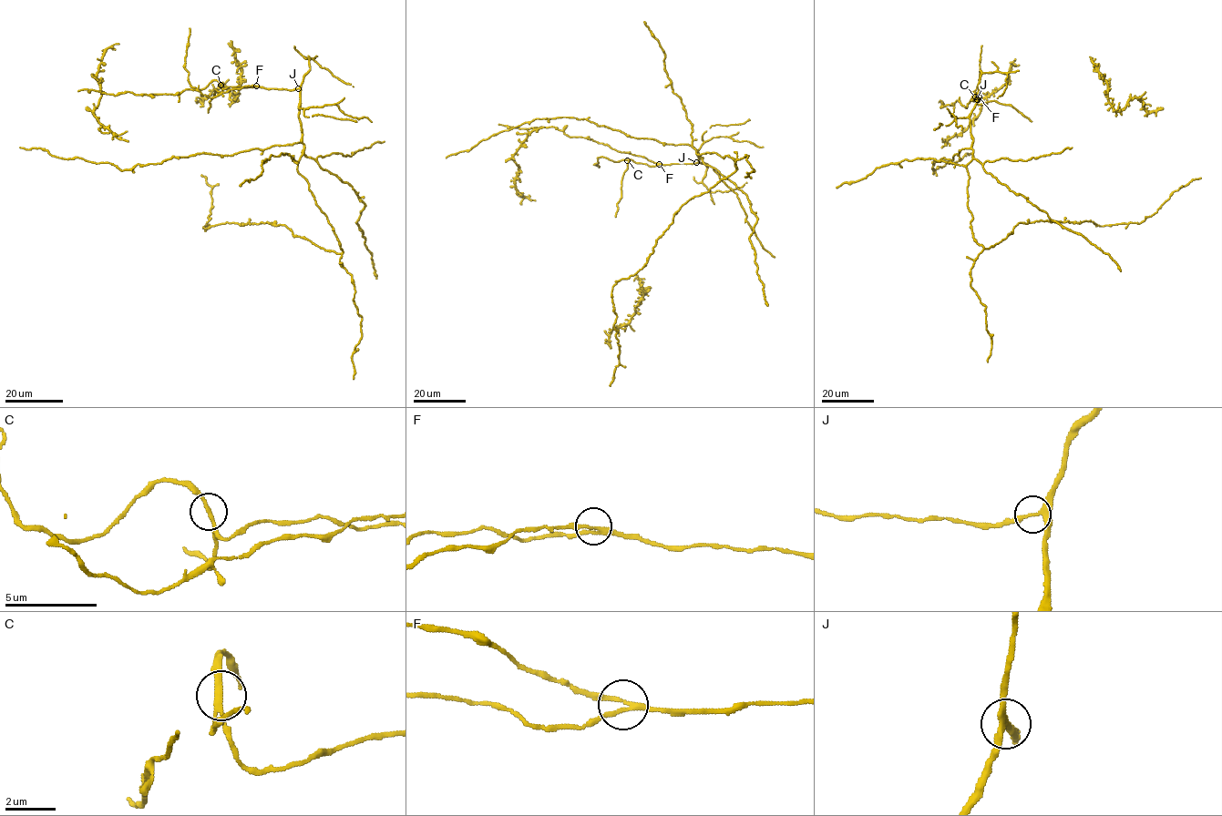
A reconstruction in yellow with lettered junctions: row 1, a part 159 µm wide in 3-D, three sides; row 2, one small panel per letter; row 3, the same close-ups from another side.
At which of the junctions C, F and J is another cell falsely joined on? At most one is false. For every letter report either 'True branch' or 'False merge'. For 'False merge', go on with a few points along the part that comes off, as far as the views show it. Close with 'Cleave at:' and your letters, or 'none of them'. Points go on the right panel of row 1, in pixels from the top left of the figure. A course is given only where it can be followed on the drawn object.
C: False merge. Course of the part to remove: (974, 96), (978, 104), (993, 101), (1011, 104), (1032, 121)
F: True branch
J: True branch
Cleave at: C

